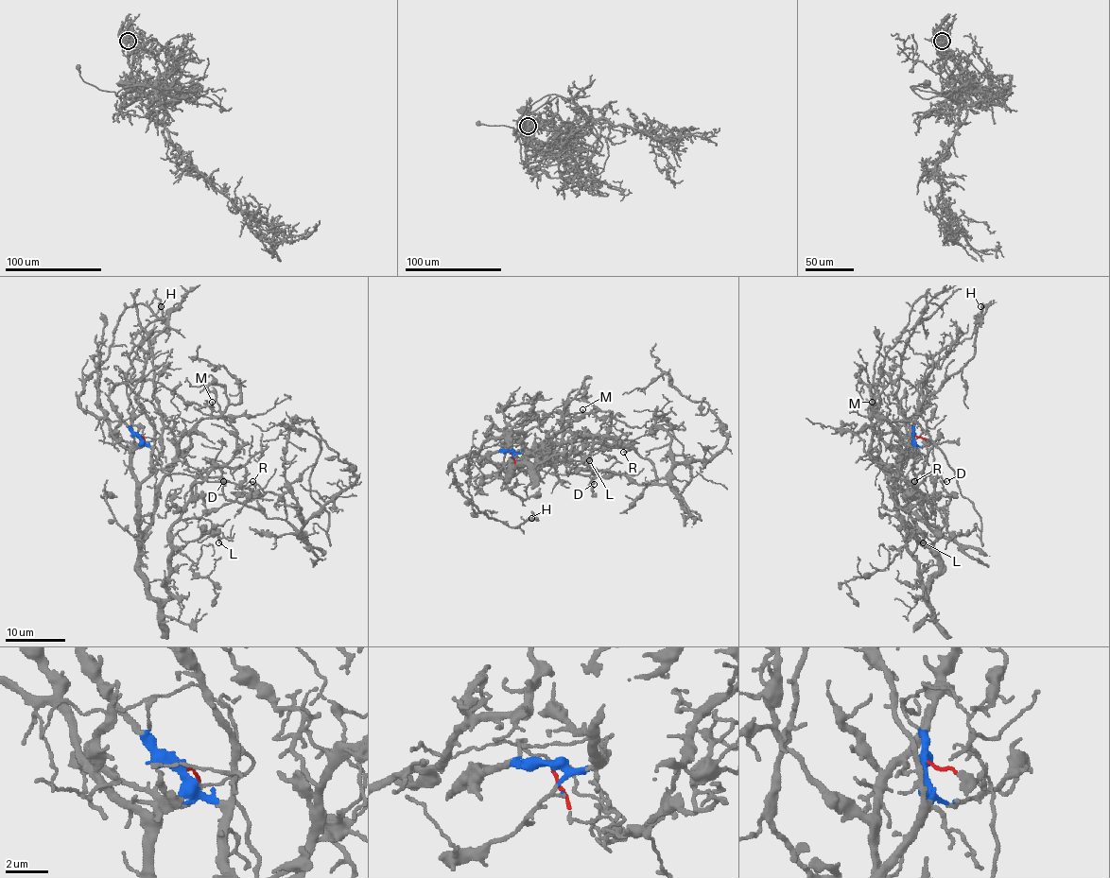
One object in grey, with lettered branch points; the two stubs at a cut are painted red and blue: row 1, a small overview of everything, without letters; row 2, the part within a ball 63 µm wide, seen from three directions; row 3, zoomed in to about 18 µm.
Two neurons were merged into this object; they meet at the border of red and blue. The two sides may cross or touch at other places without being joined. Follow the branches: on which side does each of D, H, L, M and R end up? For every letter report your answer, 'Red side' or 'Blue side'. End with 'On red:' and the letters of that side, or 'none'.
D: Red side
H: Blue side
L: Blue side
M: Blue side
R: Red side
On red: D, R

